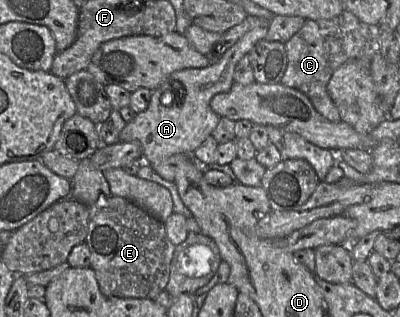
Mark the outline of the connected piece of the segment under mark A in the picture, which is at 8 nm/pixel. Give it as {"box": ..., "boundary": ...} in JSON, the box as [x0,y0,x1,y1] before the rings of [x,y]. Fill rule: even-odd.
{"box":[120,26,267,164],"boundary":[[[260,26],[246,32],[220,59],[212,61],[205,68],[188,68],[172,73],[155,90],[145,111],[136,114],[120,133],[120,142],[139,142],[143,149],[144,161],[148,164],[160,162],[175,154],[192,153],[210,136],[221,117],[210,107],[211,99],[218,93],[228,92],[234,81],[234,70],[242,57],[262,39],[265,39],[267,27]],[[182,89],[182,95],[180,92]],[[172,90],[178,94],[179,102],[172,107],[164,106],[162,95]]]}

